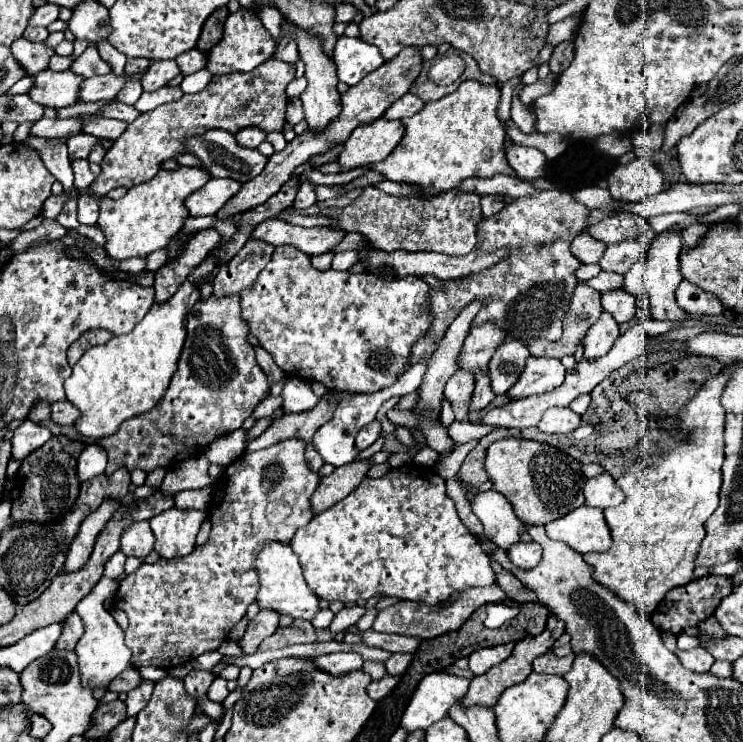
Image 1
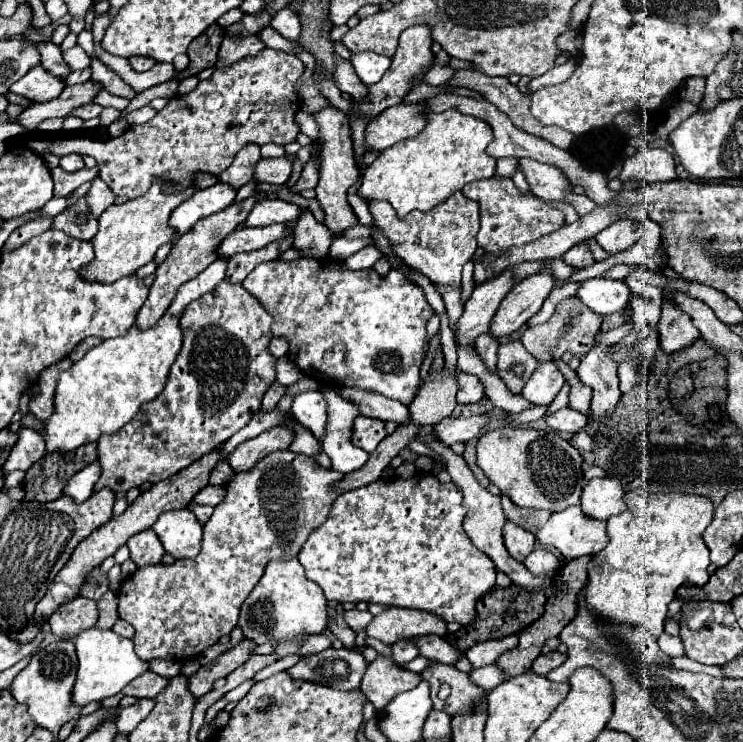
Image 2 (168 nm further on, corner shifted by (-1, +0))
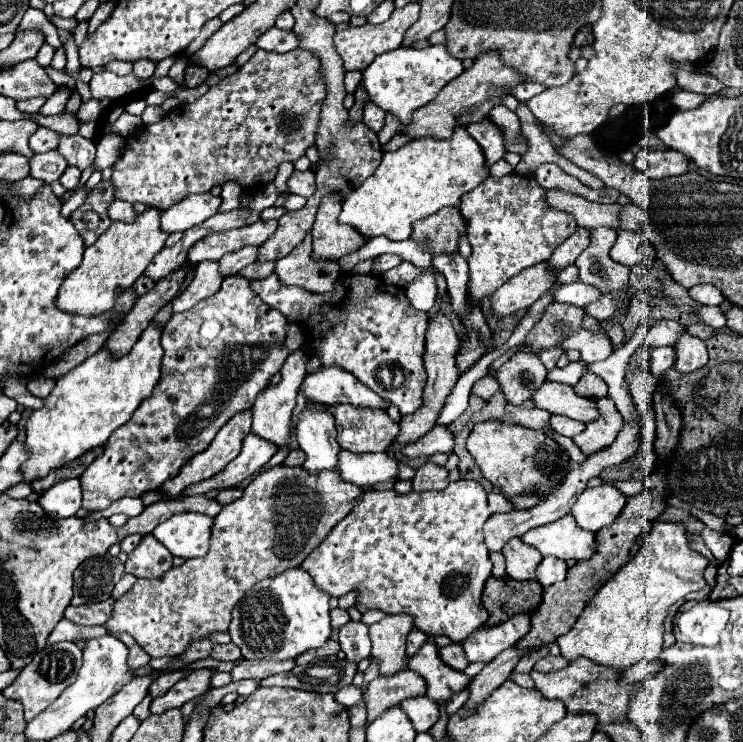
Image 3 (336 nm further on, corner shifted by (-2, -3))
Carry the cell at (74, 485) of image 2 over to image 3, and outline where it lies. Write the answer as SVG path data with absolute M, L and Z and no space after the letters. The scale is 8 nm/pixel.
M71 478L57 482L51 490L39 496L39 504L49 514L57 514L61 518L75 516L75 512L81 508L81 480Z

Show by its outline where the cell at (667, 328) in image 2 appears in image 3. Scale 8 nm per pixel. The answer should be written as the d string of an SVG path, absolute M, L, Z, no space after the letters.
M687 328L679 336L679 340L673 344L673 348L677 352L675 368L681 370L681 372L693 372L693 370L697 370L697 368L701 368L701 366L707 364L705 342L699 340L697 336L691 336L687 332Z

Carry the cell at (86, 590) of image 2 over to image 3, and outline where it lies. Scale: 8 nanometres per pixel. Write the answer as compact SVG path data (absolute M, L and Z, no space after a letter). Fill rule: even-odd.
M109 554L89 558L75 570L73 606L103 602L111 596L113 586L125 574L123 564ZM89 590L89 592L87 592Z

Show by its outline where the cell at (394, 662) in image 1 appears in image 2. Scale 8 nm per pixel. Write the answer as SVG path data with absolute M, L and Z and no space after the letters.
M402 639L398 641L396 645L392 645L392 661L396 665L402 665L402 663L408 663L412 661L414 657L418 657L418 649L414 645L414 639Z

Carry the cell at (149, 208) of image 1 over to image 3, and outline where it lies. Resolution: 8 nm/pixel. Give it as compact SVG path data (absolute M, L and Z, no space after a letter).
M149 206L145 212L137 214L133 222L113 222L109 230L85 250L83 262L79 268L75 268L69 278L59 288L57 306L67 312L77 314L99 314L113 306L113 290L115 288L131 288L133 282L143 274L149 260L163 250L167 232L159 228L161 210Z

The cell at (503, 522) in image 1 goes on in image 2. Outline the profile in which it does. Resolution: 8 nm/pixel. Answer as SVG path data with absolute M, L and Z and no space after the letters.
M508 521L504 525L504 545L508 549L508 553L516 559L516 561L524 561L524 557L534 549L536 539L532 537L530 531L514 525L512 521Z

